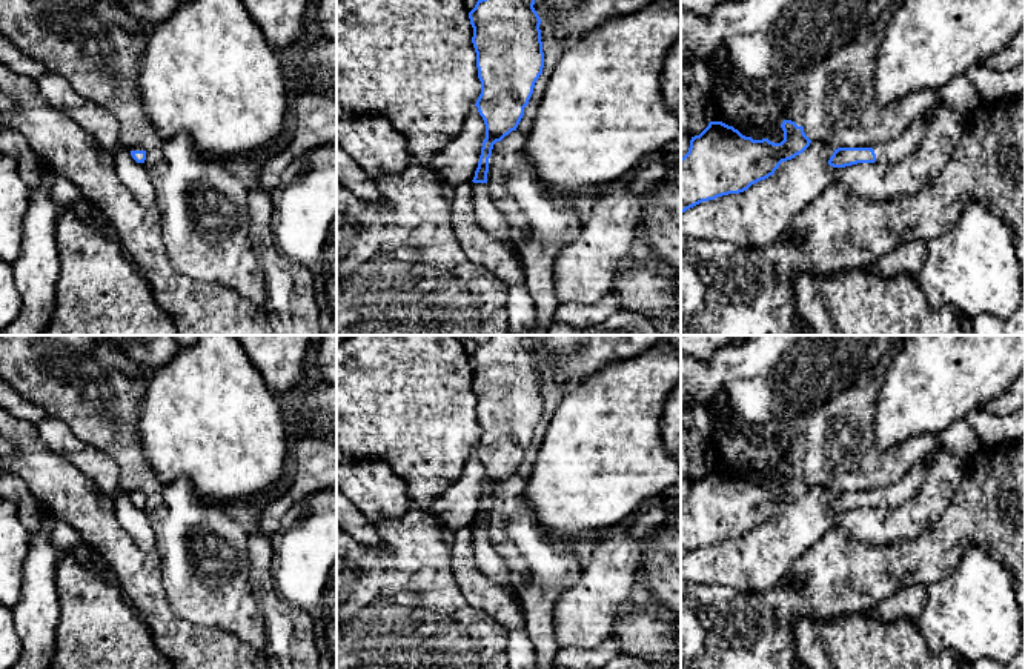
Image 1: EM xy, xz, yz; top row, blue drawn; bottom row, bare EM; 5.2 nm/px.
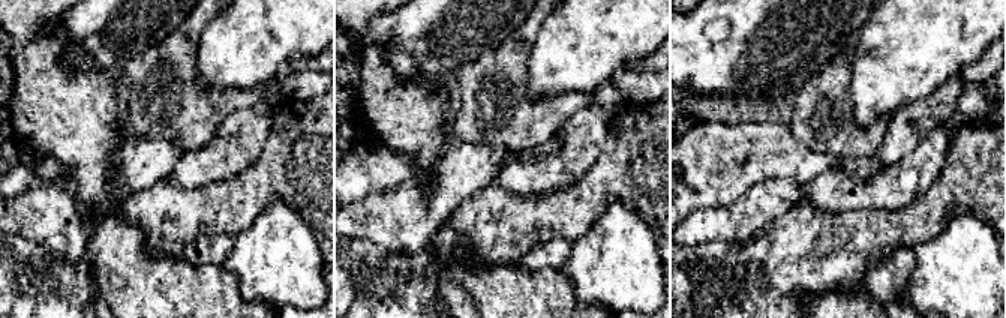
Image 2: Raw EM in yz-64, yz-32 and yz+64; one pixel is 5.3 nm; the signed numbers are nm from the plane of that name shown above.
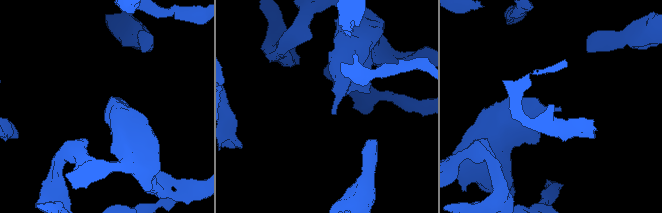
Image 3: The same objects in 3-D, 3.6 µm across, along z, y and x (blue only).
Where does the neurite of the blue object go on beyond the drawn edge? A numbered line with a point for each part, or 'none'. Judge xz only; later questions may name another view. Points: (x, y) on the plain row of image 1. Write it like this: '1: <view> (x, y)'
1: xz (487, 560)

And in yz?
1: yz (959, 439)

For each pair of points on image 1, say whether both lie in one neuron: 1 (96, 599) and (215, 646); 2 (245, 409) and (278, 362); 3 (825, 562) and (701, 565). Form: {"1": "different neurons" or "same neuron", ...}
{"1": "different neurons", "2": "different neurons", "3": "different neurons"}

